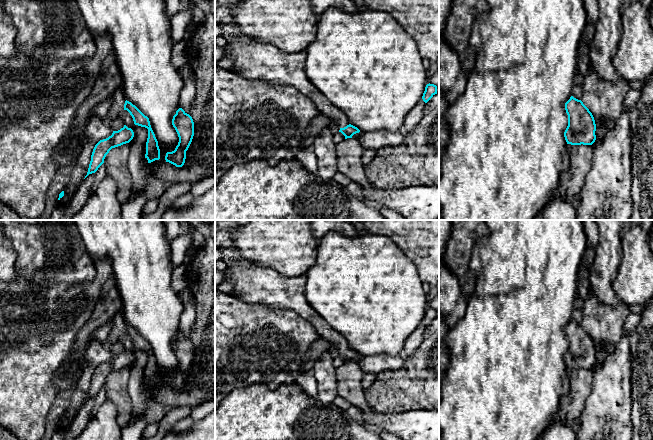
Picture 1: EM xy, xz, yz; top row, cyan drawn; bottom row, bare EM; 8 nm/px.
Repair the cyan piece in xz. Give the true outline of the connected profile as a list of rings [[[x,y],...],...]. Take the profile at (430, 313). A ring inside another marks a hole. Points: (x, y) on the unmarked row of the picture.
[[[429,307],[425,311],[422,323],[427,327],[435,318],[437,318],[437,310]]]

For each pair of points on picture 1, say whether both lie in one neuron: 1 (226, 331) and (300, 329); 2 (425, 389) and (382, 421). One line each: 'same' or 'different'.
1: same
2: different

